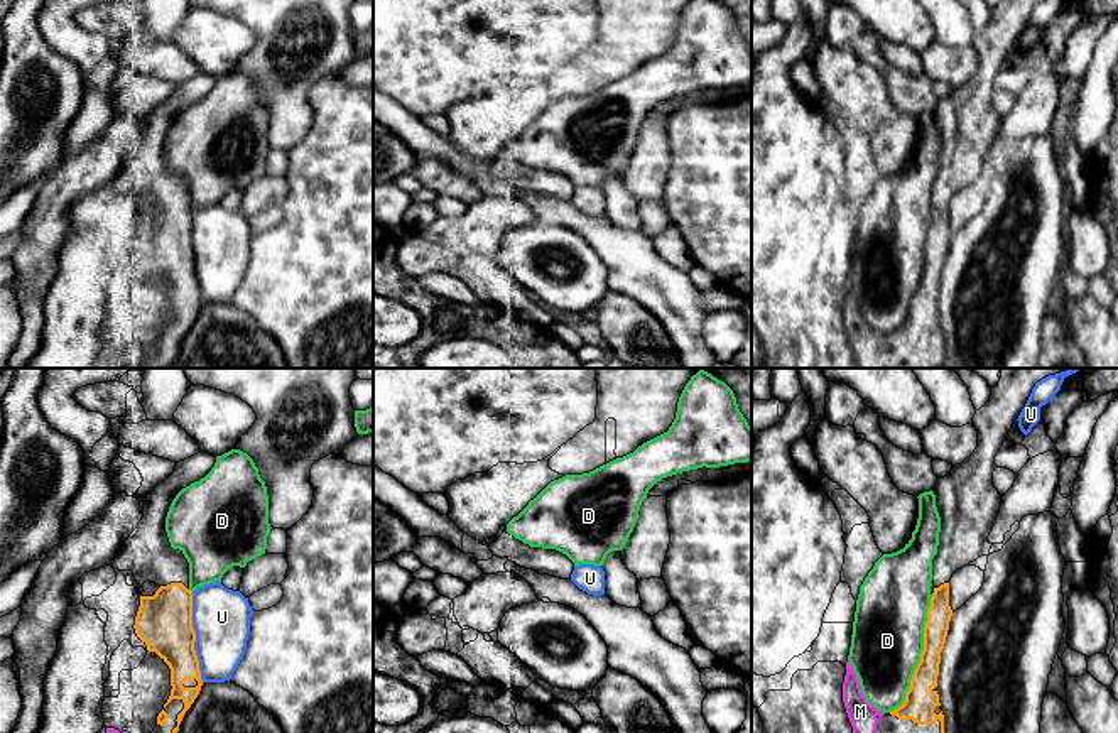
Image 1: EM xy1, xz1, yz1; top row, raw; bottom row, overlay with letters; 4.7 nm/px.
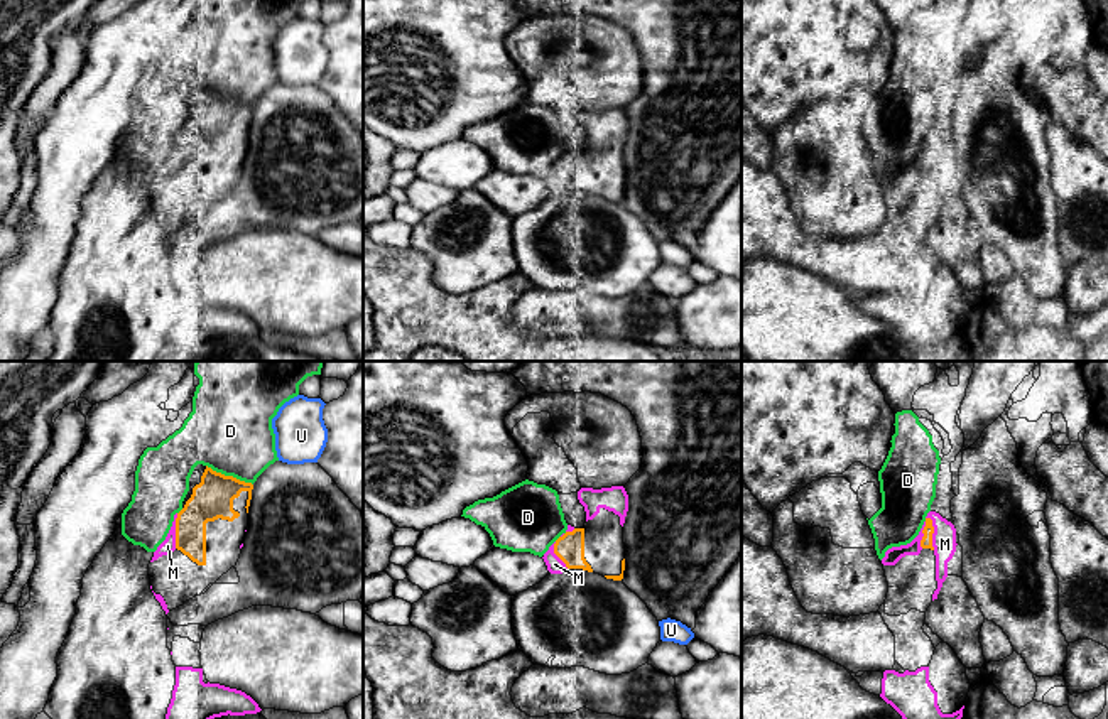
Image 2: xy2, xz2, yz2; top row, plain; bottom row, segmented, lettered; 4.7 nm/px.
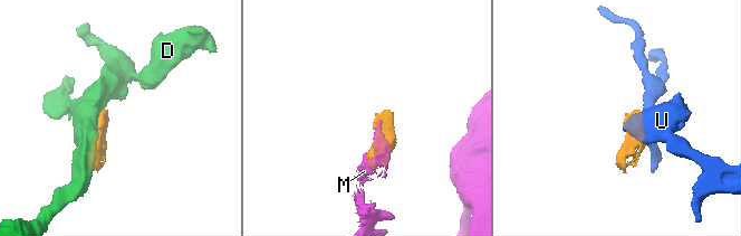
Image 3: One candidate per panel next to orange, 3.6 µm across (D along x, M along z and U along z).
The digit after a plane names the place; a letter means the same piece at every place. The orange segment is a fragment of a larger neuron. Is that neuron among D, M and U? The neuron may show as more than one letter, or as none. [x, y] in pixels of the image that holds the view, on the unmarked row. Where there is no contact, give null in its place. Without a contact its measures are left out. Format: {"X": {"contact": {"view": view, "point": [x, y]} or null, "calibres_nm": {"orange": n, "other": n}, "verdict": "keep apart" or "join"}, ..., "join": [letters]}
{"D": {"contact": {"view": "yz1", "point": [921, 277]}, "calibres_nm": {"orange": 150, "other": 340}, "verdict": "keep apart"}, "M": {"contact": {"view": "yz2", "point": [933, 154]}, "calibres_nm": {"orange": 60, "other": 110}, "verdict": "keep apart"}, "U": {"contact": {"view": "xy1", "point": [195, 259]}, "calibres_nm": {"orange": 280, "other": 280}, "verdict": "keep apart"}, "join": []}

